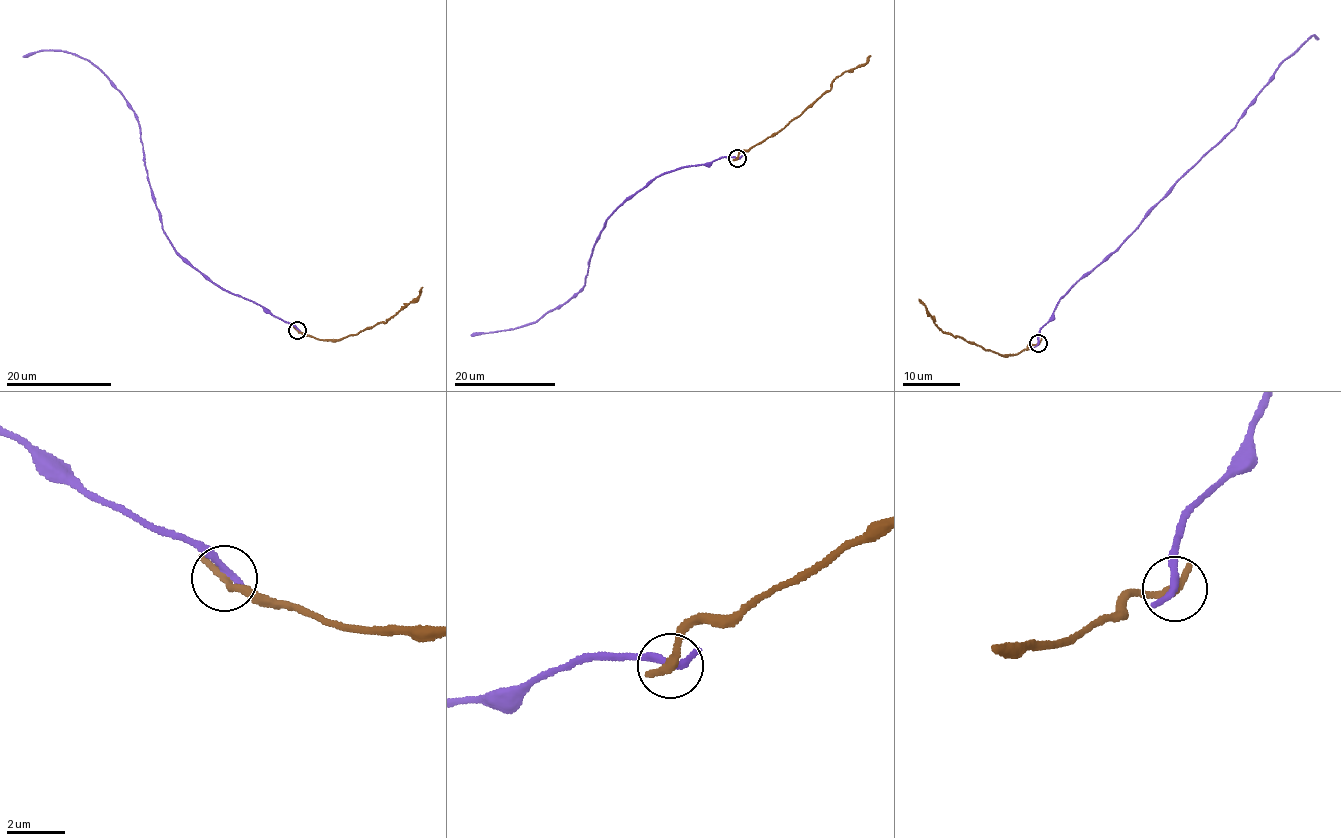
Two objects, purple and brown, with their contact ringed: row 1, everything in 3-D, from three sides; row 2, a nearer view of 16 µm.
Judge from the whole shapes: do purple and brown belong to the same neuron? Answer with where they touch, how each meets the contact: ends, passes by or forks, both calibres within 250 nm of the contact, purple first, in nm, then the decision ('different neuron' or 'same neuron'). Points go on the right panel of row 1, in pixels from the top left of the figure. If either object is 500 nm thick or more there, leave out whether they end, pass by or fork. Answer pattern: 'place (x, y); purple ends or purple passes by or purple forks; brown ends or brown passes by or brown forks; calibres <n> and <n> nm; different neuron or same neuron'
place (1038, 343); purple ends; brown ends; calibres 320 and 340 nm; different neuron

